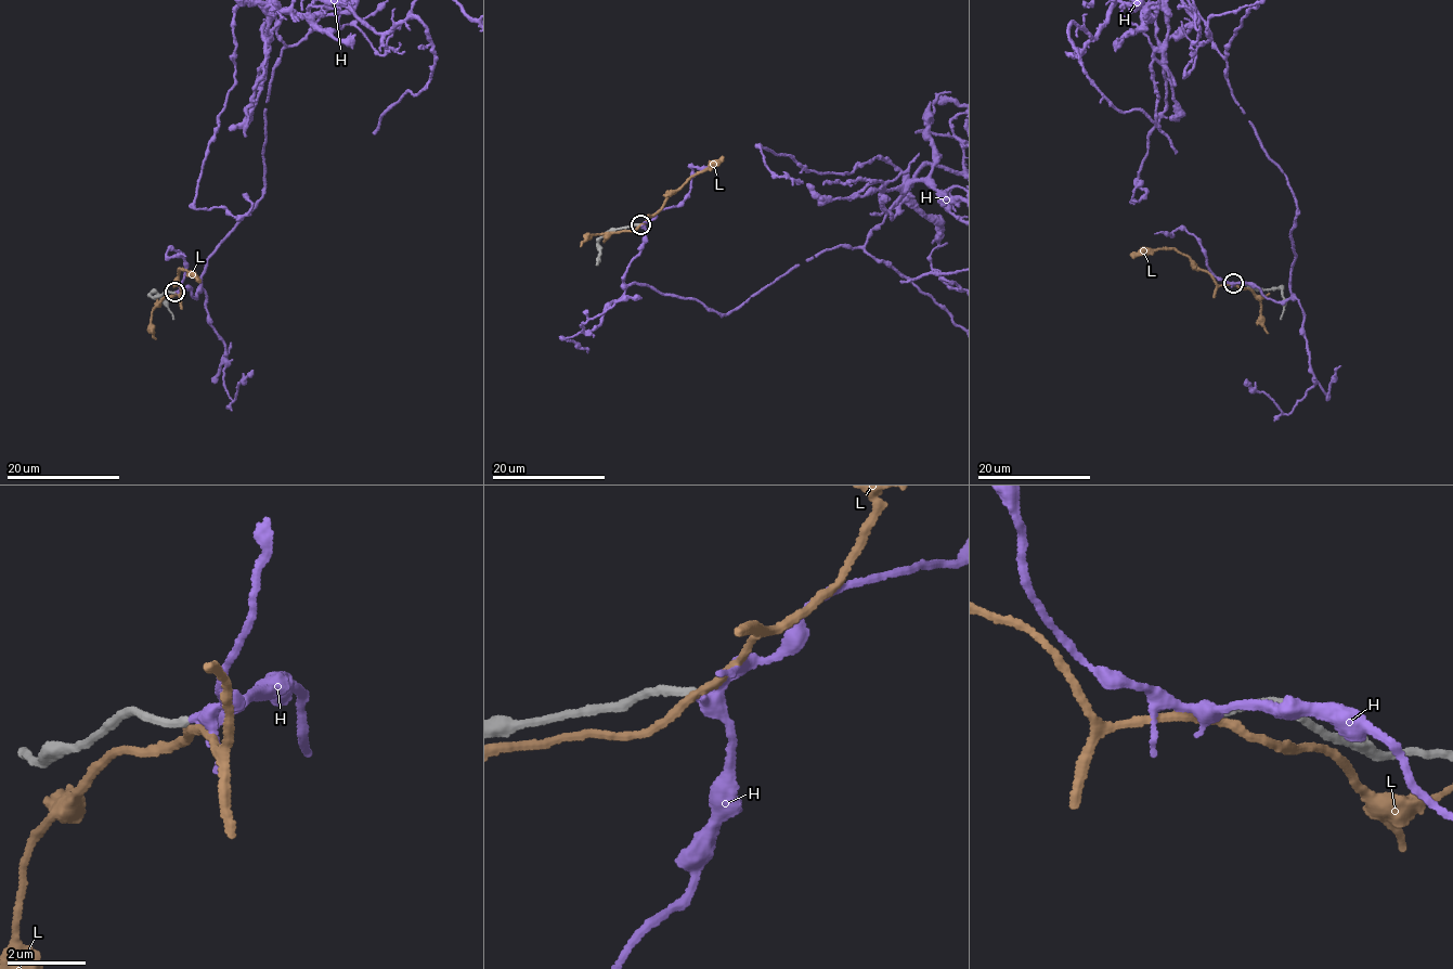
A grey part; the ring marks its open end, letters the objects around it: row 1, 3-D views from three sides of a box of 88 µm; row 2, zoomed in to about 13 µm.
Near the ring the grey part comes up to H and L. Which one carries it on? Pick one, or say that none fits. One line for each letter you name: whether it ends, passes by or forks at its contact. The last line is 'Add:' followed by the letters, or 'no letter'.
H: It passes by
Add: H

